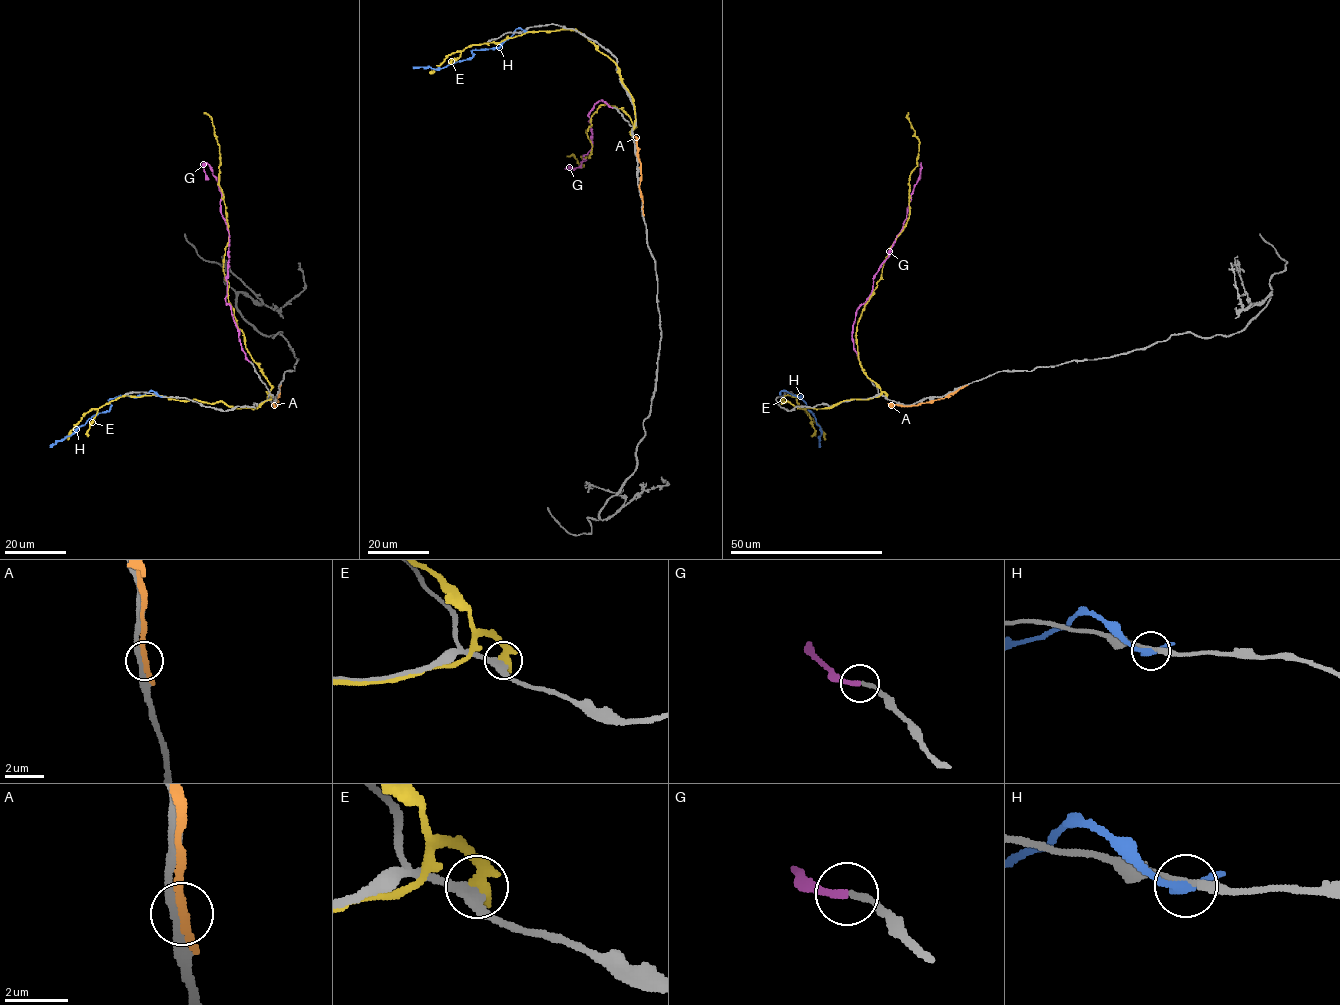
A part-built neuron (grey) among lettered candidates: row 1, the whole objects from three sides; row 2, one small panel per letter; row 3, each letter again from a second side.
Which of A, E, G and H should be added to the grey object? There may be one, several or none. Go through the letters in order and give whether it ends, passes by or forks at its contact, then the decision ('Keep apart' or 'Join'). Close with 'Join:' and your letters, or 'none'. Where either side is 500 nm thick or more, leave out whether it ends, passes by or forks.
A: It passes by. Keep apart
E: Keep apart
G: It ends there. Join
H: It ends there. Keep apart
Join: G

